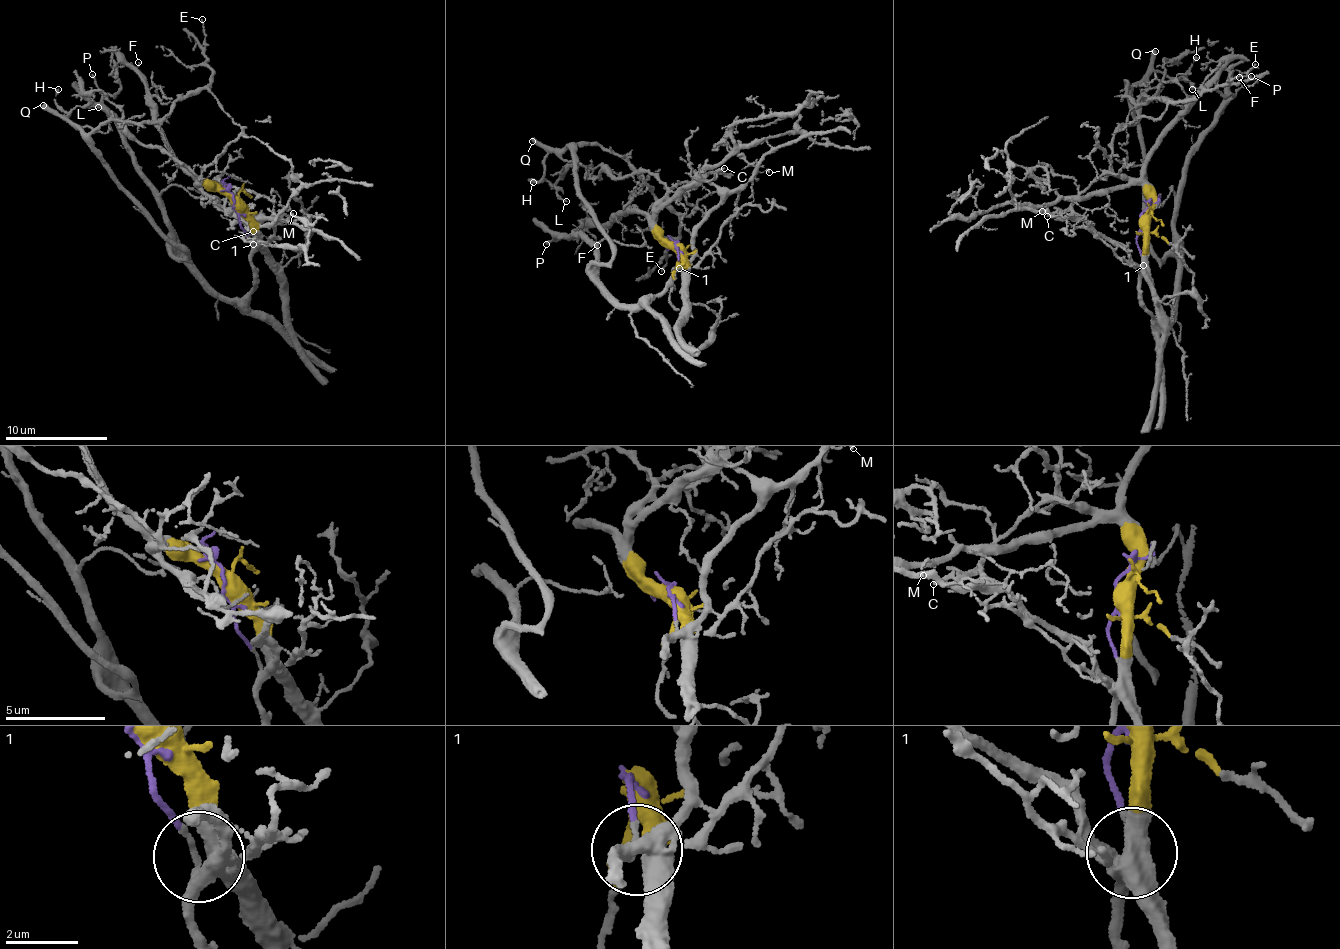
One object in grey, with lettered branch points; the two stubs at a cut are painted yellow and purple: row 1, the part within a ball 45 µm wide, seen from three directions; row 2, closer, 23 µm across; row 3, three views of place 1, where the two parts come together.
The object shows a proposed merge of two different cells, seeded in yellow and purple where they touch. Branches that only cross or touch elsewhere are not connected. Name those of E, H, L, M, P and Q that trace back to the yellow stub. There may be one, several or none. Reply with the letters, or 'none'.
none

